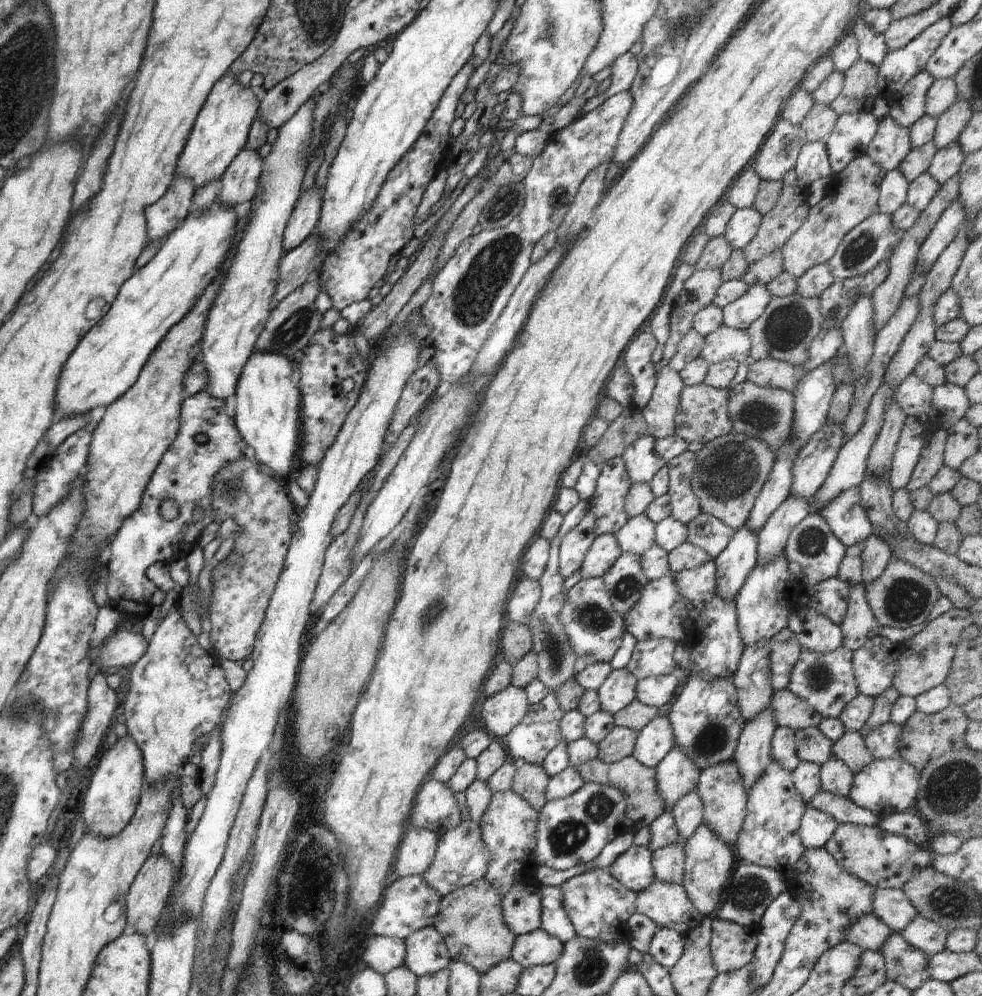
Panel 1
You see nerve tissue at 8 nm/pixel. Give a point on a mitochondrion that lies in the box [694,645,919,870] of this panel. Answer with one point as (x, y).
(818, 678)

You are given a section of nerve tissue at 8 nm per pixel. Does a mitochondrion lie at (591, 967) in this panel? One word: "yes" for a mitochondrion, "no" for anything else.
yes

